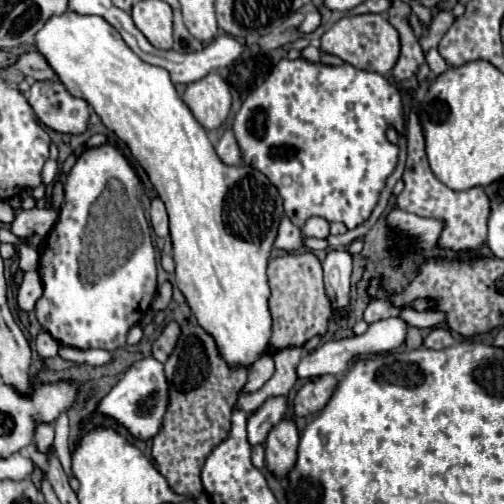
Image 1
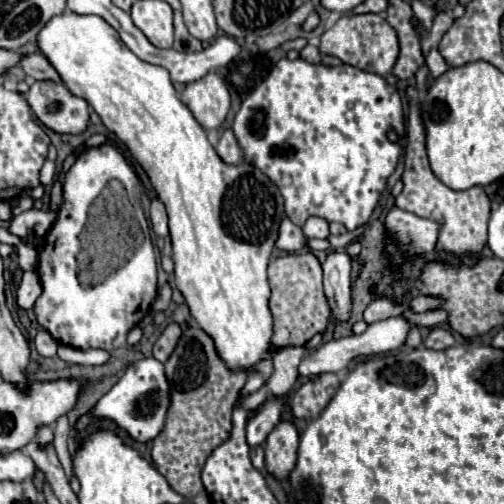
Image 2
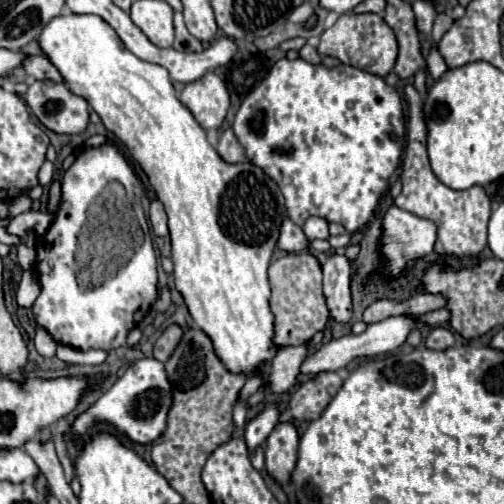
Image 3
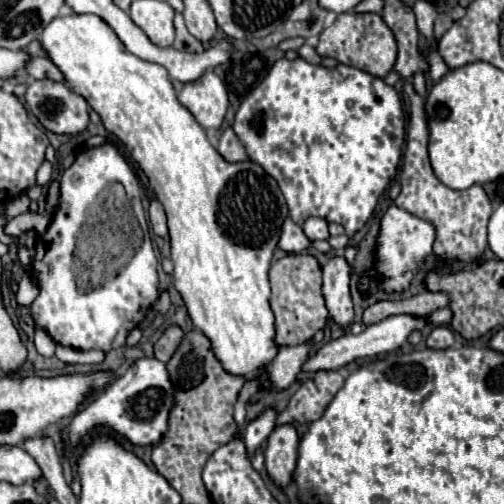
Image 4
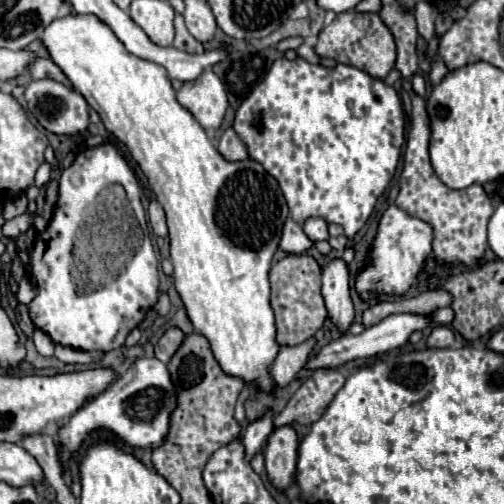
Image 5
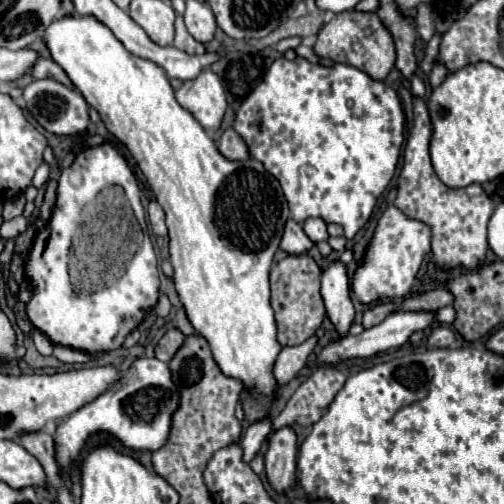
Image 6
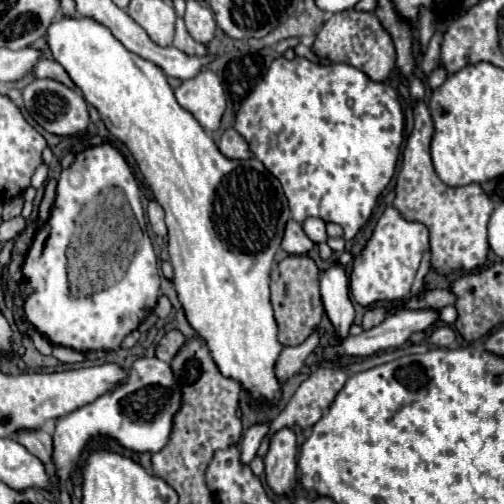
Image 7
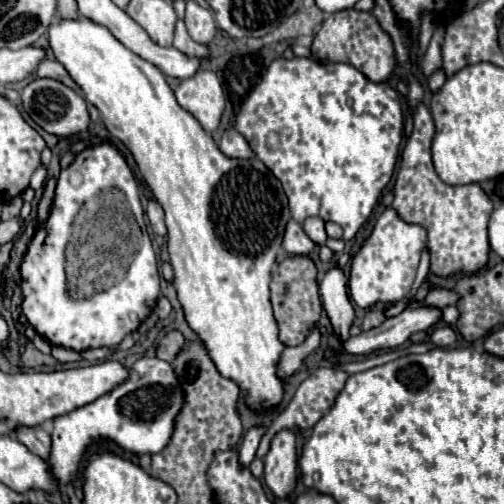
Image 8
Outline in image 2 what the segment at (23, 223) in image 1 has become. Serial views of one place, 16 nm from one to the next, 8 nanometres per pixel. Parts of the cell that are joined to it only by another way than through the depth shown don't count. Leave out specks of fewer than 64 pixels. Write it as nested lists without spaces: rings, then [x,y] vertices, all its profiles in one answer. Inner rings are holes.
[[[26,210],[14,216],[14,220],[10,222],[10,232],[20,238],[26,238],[30,234],[46,236],[54,222],[56,222],[54,210]]]

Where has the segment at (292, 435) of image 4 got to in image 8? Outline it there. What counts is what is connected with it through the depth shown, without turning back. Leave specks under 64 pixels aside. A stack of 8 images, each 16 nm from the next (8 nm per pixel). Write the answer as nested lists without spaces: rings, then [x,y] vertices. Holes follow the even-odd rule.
[[[280,430],[264,456],[264,480],[268,488],[284,498],[296,486],[296,434]]]

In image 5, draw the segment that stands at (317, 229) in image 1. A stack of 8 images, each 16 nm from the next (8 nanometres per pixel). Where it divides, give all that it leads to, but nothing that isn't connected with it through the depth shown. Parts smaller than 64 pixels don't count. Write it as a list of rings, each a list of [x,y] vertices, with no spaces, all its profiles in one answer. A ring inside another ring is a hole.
[[[308,218],[304,222],[304,234],[314,242],[314,240],[328,240],[328,224],[324,218]]]

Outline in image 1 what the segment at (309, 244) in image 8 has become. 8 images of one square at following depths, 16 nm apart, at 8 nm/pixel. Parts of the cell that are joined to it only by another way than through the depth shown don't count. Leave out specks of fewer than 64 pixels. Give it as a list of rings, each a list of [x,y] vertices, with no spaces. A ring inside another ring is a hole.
[[[286,216],[280,220],[274,246],[282,250],[298,250],[302,246],[302,230],[296,228]]]

